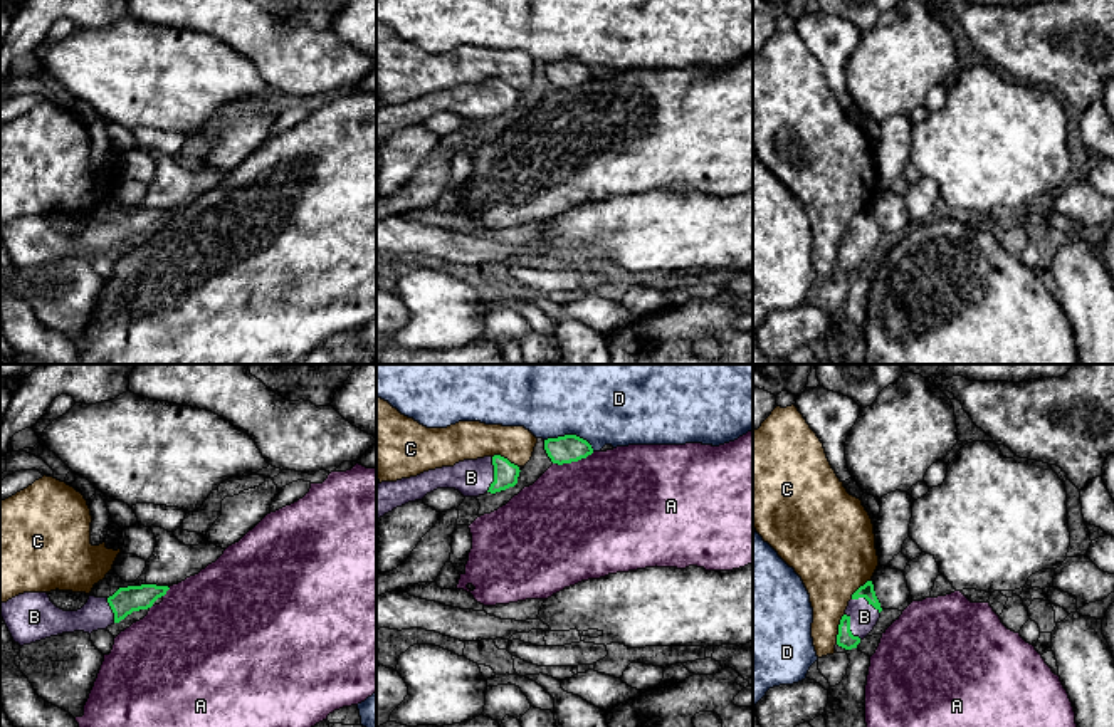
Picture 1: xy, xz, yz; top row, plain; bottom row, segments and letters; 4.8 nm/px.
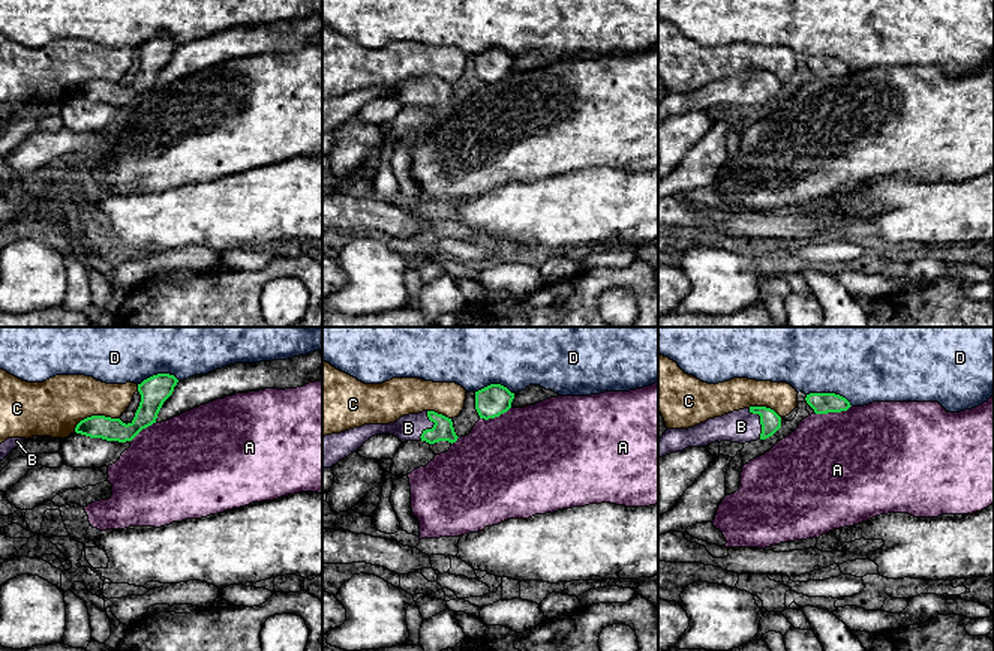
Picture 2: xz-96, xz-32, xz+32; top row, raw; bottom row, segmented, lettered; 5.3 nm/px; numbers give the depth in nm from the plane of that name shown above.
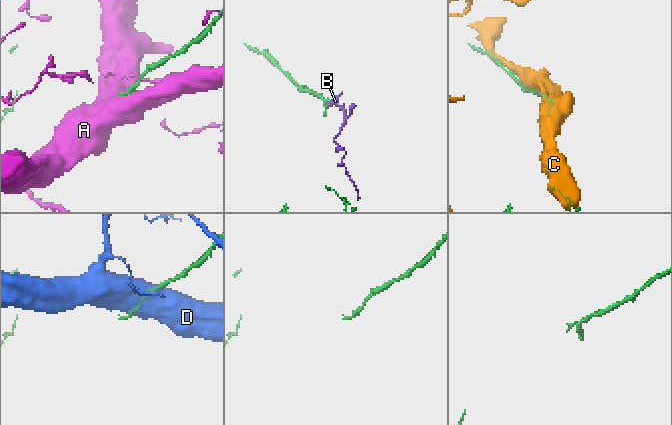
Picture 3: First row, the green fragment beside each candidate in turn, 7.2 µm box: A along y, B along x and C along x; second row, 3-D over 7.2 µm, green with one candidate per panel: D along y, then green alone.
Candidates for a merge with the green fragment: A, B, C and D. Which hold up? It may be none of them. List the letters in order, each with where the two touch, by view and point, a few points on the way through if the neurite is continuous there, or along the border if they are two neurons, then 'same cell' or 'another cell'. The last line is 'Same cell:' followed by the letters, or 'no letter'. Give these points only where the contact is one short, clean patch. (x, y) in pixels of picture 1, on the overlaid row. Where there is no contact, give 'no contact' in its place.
A: contact xz (573, 460); another cell
B: contact xz (494, 474); same cell
C: contact yz (839, 628); another cell
D: contact xz (570, 435); another cell
Same cell: B

